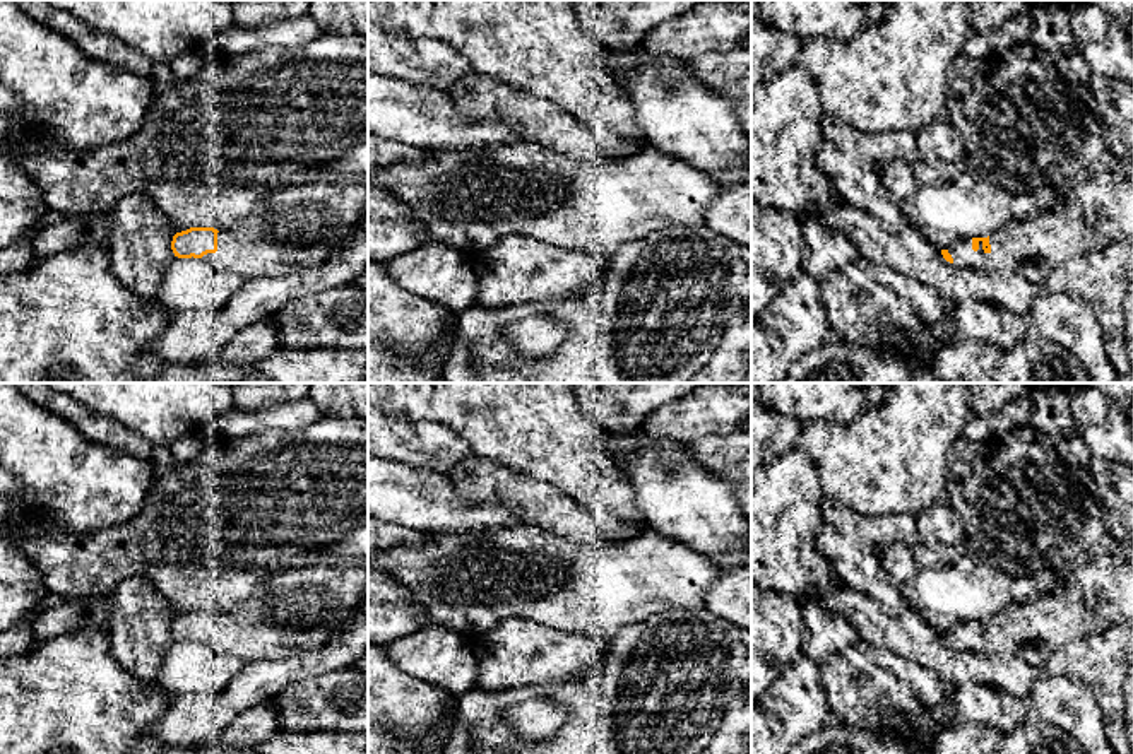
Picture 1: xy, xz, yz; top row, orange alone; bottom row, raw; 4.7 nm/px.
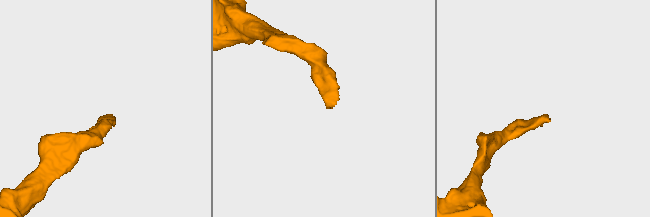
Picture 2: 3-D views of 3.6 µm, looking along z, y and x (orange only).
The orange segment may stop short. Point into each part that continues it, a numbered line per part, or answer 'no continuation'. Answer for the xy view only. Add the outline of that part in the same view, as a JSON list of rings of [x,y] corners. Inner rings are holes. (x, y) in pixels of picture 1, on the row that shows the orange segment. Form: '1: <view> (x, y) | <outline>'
1: xy (307, 219) | [[[303,169],[282,186],[272,186],[269,202],[248,214],[238,226],[219,229],[217,251],[202,258],[216,268],[241,279],[281,277],[288,272],[318,265],[344,246],[365,212],[368,212],[368,180],[335,173]]]

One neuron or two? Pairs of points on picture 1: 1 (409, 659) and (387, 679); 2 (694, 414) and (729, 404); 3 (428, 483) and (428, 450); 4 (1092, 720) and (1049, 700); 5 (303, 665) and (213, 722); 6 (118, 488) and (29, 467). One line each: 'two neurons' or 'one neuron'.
1: two neurons
2: one neuron
3: two neurons
4: one neuron
5: one neuron
6: one neuron

